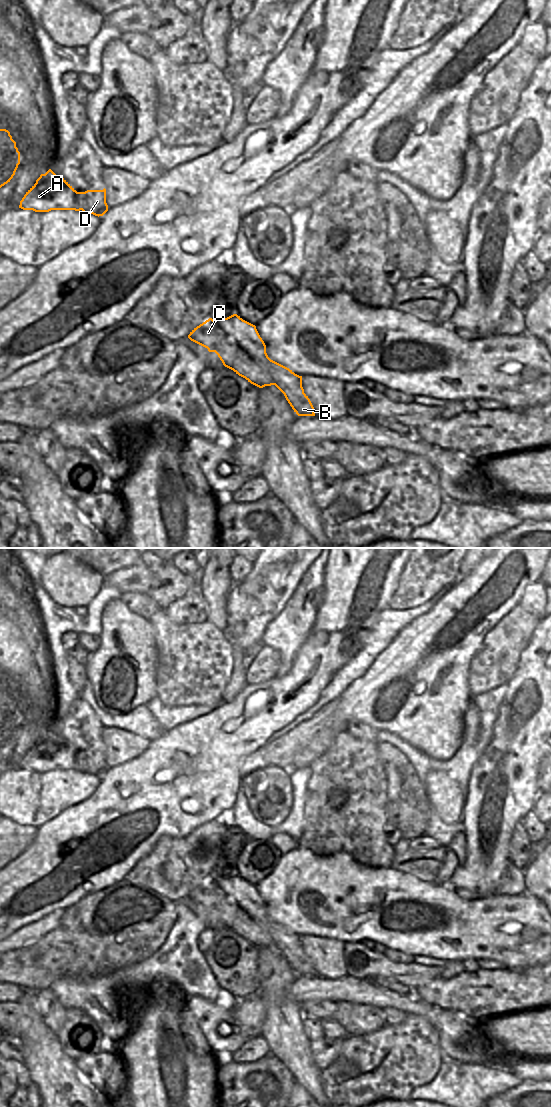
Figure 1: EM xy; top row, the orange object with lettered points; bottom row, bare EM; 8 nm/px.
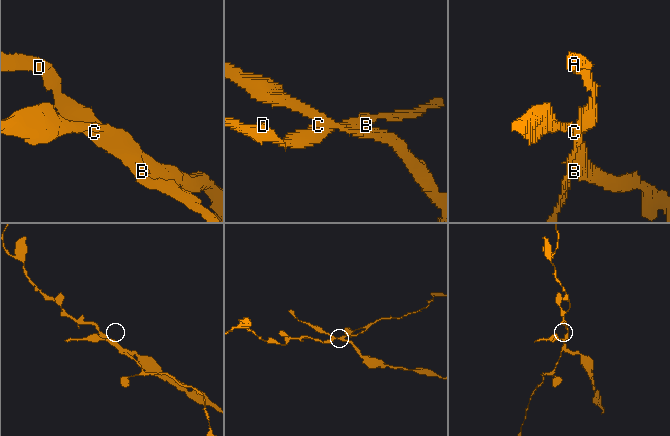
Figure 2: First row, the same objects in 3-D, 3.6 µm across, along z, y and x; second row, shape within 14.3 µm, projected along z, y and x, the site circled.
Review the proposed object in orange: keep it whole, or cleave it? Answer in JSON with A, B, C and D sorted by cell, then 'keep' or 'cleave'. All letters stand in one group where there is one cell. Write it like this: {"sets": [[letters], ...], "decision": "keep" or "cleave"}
{"sets": [["A", "C", "D"], ["B"]], "decision": "cleave"}

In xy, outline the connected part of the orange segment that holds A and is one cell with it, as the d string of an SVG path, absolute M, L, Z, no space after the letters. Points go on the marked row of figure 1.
M51 169L41 174L26 192L19 208L35 212L82 210L85 214L103 216L108 211L106 189L77 192L64 178Z

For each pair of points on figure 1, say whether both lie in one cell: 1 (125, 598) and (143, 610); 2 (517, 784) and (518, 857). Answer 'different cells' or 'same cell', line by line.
1: same cell
2: different cells

